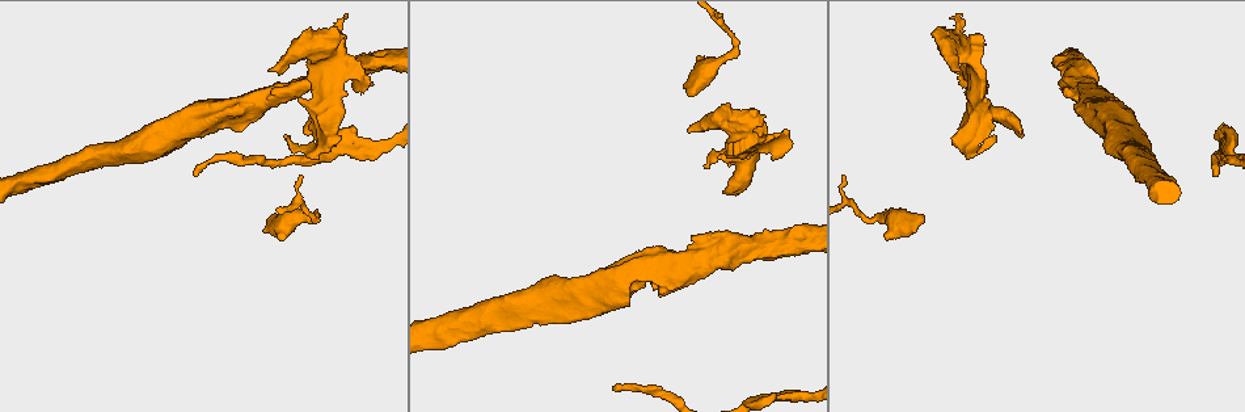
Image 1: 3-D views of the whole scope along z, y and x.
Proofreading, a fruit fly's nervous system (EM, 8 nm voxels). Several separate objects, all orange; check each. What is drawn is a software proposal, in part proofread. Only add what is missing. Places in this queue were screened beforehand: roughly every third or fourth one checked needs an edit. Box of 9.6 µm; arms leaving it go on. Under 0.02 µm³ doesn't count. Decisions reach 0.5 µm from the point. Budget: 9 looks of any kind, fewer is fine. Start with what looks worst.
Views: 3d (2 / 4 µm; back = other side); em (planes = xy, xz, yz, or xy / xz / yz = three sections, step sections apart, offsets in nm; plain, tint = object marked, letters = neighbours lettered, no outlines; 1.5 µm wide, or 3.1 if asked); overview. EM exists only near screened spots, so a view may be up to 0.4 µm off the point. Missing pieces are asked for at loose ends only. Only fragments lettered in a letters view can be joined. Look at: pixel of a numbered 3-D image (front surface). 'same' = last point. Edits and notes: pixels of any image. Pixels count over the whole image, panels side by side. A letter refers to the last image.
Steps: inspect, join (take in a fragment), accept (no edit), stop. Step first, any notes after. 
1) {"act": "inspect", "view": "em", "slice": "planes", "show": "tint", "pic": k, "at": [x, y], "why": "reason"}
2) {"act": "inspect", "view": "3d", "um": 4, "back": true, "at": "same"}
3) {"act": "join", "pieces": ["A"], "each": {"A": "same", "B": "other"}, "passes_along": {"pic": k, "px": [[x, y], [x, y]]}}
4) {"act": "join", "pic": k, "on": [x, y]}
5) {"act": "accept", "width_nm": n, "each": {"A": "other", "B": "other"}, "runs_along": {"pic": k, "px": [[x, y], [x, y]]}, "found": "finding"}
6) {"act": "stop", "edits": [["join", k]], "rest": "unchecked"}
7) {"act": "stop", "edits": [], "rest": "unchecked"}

{"act": "inspect", "view": "3d", "um": 2, "pic": 1, "at": [305, 132], "why": "free end"}

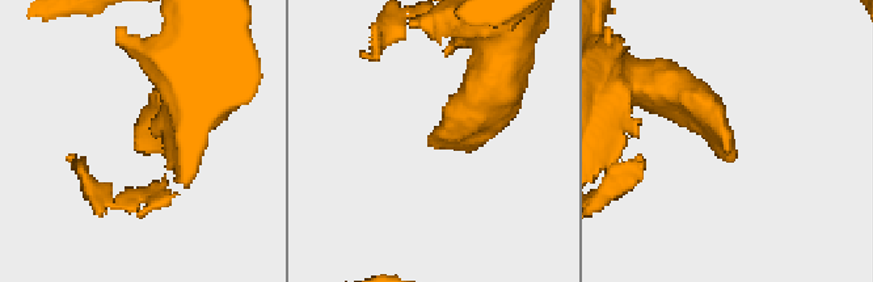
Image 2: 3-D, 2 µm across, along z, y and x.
{"act": "inspect", "view": "em", "slice": "yz", "step": 4, "show": "tint", "pic": 2, "at": [430, 143], "why": "shape alone is not enough"}

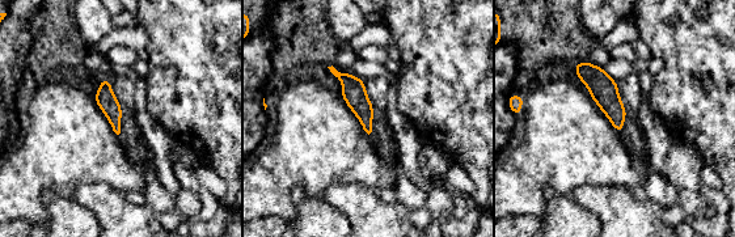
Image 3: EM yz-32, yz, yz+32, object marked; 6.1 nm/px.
{"act": "inspect", "view": "em", "slice": "planes", "show": "letters", "at": "same"}

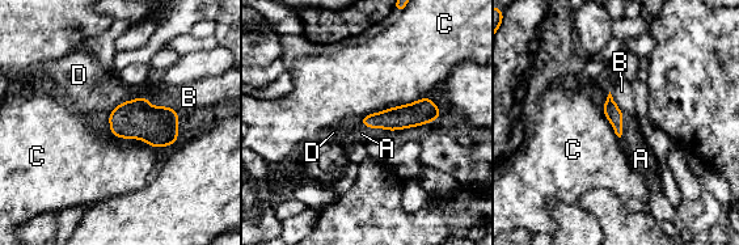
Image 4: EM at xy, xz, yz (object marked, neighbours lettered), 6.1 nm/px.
{"act": "join", "pieces": ["A"], "each": {"A": "same", "B": "other", "C": "other", "D": "other"}, "passes_along": {"pic": 4, "px": [[413, 114], [375, 127], [362, 134]]}, "found": "the neuron continues"}

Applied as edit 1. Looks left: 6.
{"act": "inspect", "view": "overview", "why": "redraw"}

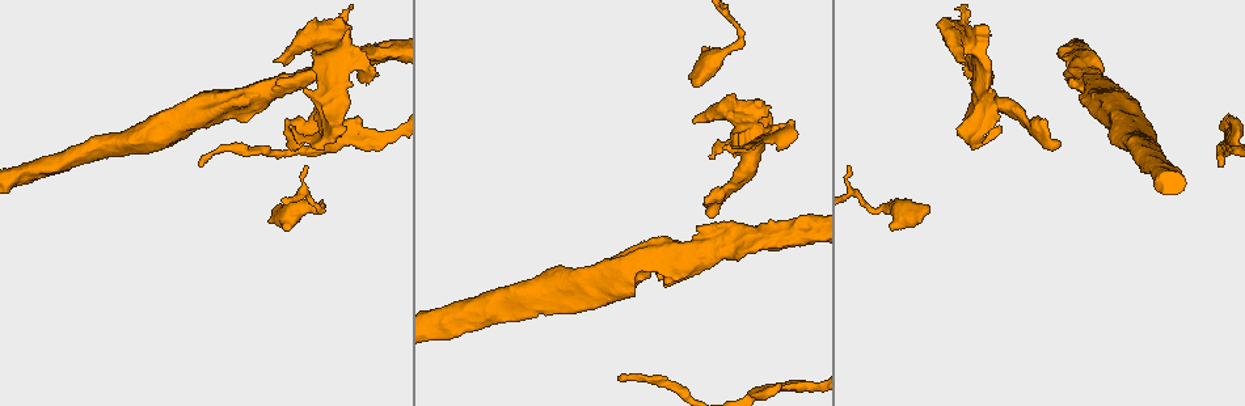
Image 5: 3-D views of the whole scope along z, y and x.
{"act": "inspect", "view": "3d", "um": 2, "pic": 5, "at": [962, 132]}

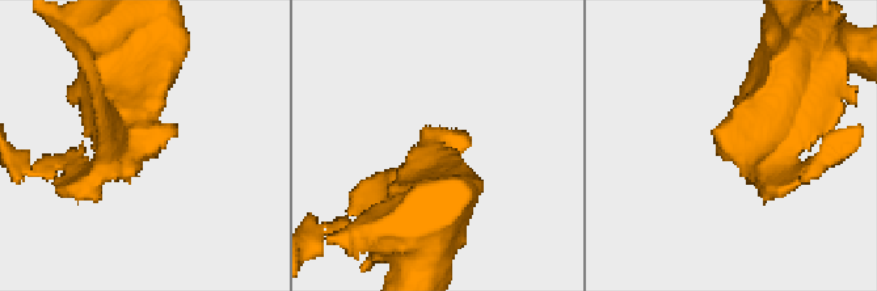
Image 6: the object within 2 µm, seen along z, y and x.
{"act": "inspect", "view": "em", "slice": "xz", "step": 4, "show": "letters", "pic": 6, "at": [725, 138], "why": "now the EM"}

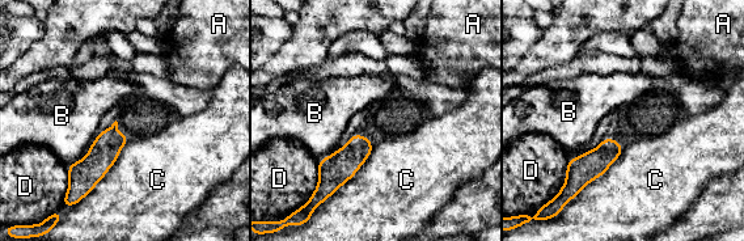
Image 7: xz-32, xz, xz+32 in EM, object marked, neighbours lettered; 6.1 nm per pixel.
{"act": "inspect", "view": "em", "slice": "planes", "show": "letters", "at": "same", "why": "cut it another way"}

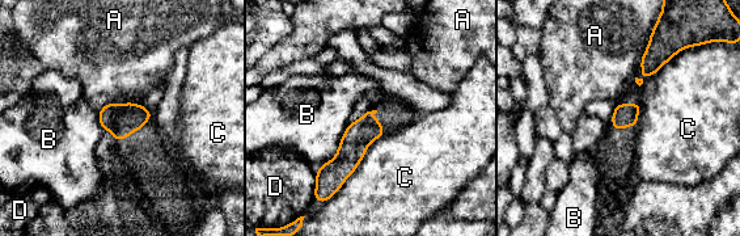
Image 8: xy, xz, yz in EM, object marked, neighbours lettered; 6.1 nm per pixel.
{"act": "accept", "width_nm": 140, "each": {"A": "other", "B": "other", "C": "other", "D": "other"}, "found": "none of them fits"}

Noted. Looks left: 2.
{"act": "inspect", "view": "em", "slice": "planes", "show": "letters", "pic": 5, "at": [1228, 117], "why": "an open end"}

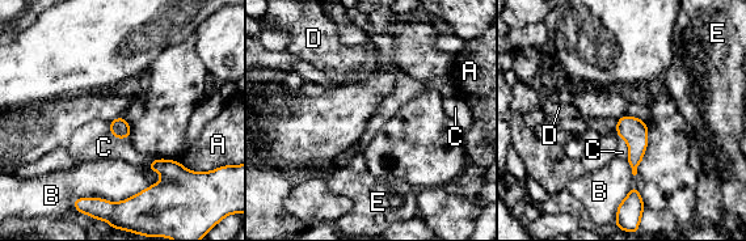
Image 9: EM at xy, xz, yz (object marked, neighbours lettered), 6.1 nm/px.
{"act": "accept", "width_nm": 120, "each": {"A": "other", "B": "other", "C": "other", "D": "other", "E": "other"}, "border": {"pic": 9, "px": [[618, 121], [614, 130]]}, "found": "no lettered fragment goes on from it"}

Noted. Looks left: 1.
{"act": "inspect", "view": "em", "slice": "xy", "step": 4, "show": "letters", "pic": 5, "at": [620, 378], "why": "tapers out"}

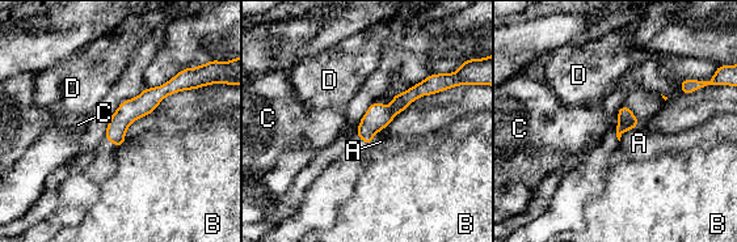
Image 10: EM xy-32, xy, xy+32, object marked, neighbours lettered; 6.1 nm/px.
{"act": "accept", "each": {"A": "other", "B": "other", "C": "other", "D": "other"}, "found": "none of them fits"}

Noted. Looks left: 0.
{"act": "stop", "edits": [["join", 4]], "rest": "unchecked"}

